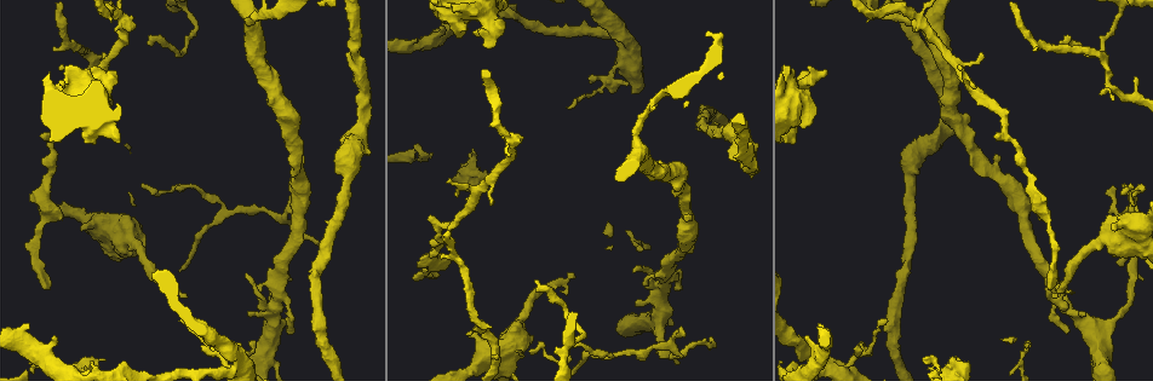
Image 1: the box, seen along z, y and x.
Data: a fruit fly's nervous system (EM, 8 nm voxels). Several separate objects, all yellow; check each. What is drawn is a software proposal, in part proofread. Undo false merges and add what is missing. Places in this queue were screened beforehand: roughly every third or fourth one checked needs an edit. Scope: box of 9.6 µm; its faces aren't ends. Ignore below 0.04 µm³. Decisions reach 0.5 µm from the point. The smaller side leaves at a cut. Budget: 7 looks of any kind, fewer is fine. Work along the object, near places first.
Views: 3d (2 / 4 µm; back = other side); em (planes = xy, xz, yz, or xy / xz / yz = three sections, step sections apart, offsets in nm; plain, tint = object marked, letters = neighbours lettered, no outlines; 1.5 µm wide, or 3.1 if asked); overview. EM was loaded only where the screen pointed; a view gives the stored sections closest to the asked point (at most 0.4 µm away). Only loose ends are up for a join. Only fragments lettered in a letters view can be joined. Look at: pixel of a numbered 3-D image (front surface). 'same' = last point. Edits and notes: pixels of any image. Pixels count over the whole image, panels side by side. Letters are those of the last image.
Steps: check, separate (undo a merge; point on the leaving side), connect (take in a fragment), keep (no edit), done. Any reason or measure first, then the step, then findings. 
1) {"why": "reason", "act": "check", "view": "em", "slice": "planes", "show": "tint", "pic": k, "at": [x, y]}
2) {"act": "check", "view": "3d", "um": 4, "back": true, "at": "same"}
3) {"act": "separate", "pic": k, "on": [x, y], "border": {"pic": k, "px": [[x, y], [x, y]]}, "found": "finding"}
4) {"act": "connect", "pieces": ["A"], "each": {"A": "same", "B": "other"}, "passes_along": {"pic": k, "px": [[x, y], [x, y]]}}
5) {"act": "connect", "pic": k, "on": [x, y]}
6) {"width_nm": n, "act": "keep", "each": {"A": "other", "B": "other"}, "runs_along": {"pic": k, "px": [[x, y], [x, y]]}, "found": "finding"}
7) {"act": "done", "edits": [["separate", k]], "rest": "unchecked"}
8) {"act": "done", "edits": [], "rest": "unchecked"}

{"why": "a fork", "act": "check", "view": "em", "slice": "planes", "show": "tint", "pic": 1, "at": [638, 152]}

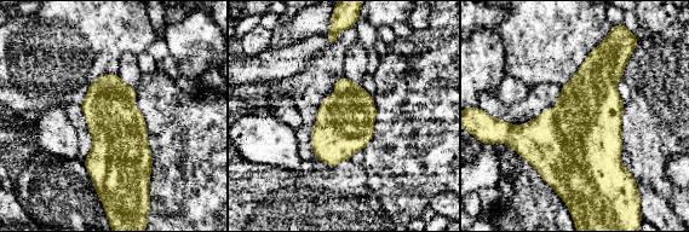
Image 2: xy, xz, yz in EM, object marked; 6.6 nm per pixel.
{"act": "check", "view": "em", "slice": "planes", "show": "letters", "at": "same"}

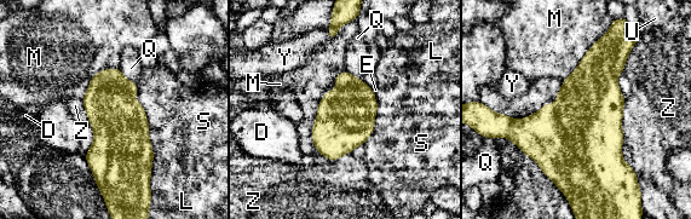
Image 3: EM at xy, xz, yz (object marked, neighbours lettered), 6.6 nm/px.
{"width_nm": 360, "act": "keep", "each": {"D": "other", "E": "other", "L": "other", "M": "other", "Q": "other", "S": "other", "U": "other", "Y": "other", "Z": "other"}, "border": {"pic": 3, "px": [[321, 97], [311, 140], [334, 161]]}, "found": "one cell here"}

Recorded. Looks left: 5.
{"why": "tapers out", "act": "check", "view": "em", "slice": "planes", "show": "letters", "pic": 1, "at": [994, 134]}

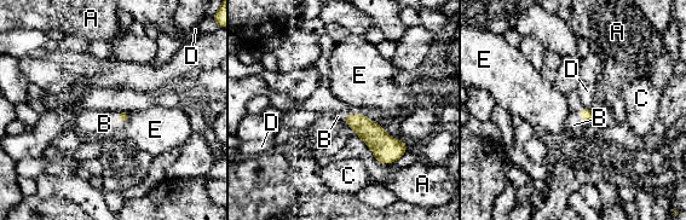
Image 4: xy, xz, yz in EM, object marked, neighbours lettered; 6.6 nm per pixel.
{"act": "connect", "pieces": ["B"], "each": {"A": "other", "B": "same", "C": "other", "D": "other", "E": "other"}, "found": "it goes on there"}

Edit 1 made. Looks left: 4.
{"why": "see it whole again", "act": "check", "view": "overview"}

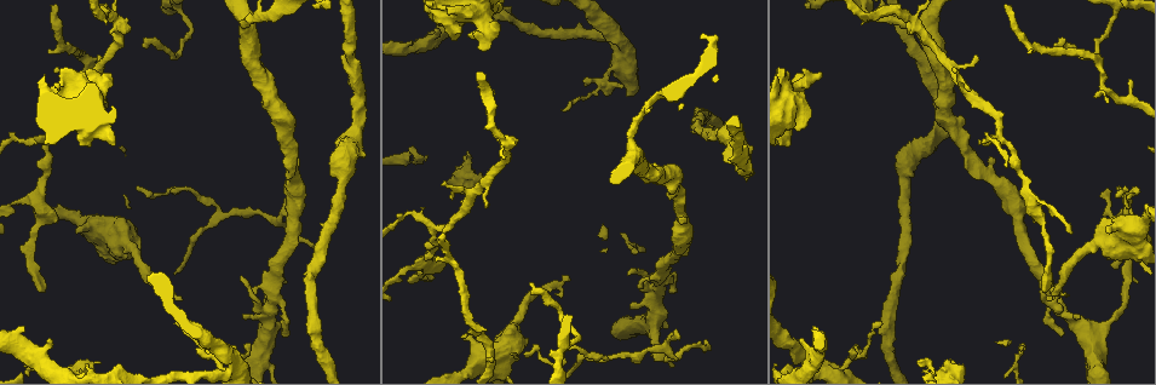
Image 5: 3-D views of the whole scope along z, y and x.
{"why": "touches itself", "act": "check", "view": "3d", "um": 4, "back": true, "pic": 5, "at": [490, 15]}

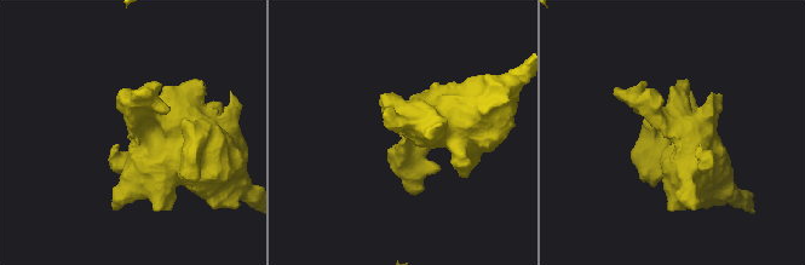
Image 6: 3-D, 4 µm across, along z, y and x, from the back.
{"why": "shape alone is not enough", "act": "check", "view": "em", "slice": "planes", "show": "plain", "pic": 6, "at": [670, 126]}

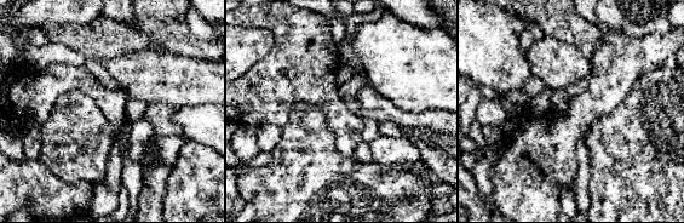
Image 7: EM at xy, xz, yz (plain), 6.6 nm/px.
{"act": "check", "view": "em", "slice": "planes", "show": "letters", "at": "same"}

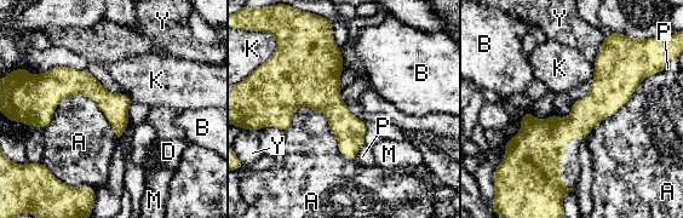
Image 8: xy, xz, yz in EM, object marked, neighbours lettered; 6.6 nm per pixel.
{"act": "keep", "each": {"A": "other", "B": "other", "D": "other", "K": "other", "M": "other", "P": "other", "Y": "other"}, "runs_along": {"pic": 8, "px": [[604, 45], [606, 92], [554, 144], [558, 182]]}, "found": "one cell here"}

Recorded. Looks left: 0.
{"act": "done", "edits": [["connect", 4]], "rest": "unchecked"}

